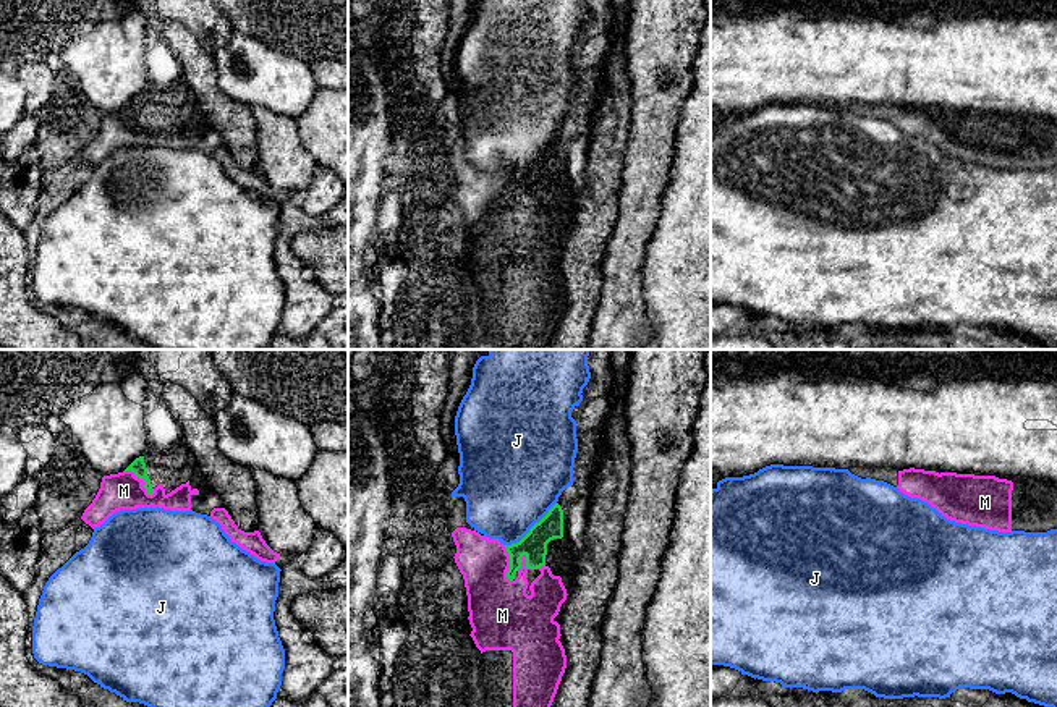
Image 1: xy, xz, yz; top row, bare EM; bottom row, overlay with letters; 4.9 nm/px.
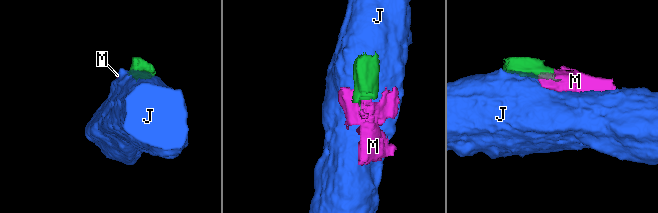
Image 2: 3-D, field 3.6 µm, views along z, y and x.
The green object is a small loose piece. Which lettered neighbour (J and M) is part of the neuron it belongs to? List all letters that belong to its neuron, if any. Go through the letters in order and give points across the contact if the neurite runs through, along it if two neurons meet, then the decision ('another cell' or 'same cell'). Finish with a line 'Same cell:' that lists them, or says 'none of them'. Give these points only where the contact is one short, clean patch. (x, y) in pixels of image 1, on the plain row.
J: another cell
M: way xy (138, 104), (143, 117), (131, 127), (123, 128); same cell
Same cell: M

